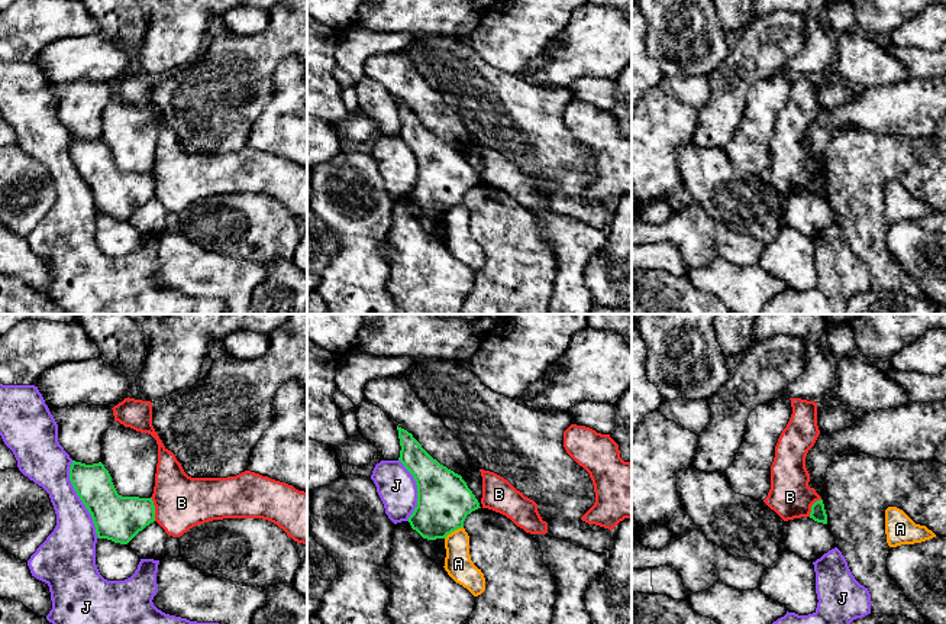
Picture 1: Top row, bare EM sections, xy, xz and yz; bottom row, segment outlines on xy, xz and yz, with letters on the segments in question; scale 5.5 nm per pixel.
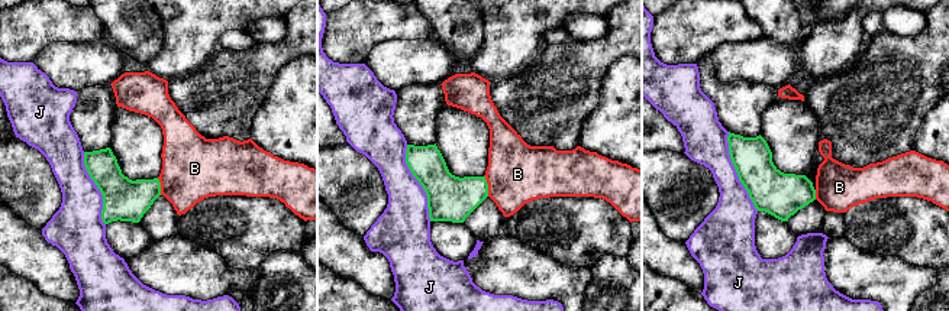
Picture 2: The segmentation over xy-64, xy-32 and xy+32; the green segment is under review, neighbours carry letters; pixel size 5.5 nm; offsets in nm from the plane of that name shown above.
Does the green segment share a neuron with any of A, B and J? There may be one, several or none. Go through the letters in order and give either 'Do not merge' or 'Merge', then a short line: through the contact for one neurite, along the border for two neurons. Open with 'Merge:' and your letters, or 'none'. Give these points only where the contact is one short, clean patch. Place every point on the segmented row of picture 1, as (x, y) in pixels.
Merge: none
A: Do not merge
B: Do not merge. Line: xy (151, 497), (155, 520)
J: Do not merge

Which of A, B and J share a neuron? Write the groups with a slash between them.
A / B / J

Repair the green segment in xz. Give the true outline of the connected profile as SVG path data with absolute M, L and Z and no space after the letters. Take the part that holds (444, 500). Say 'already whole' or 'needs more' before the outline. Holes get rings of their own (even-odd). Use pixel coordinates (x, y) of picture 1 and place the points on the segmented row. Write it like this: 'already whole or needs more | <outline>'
already whole | M397 426L398 460L413 475L417 485L417 507L409 523L423 539L446 539L462 528L468 514L481 508L461 475L433 459L411 433Z

